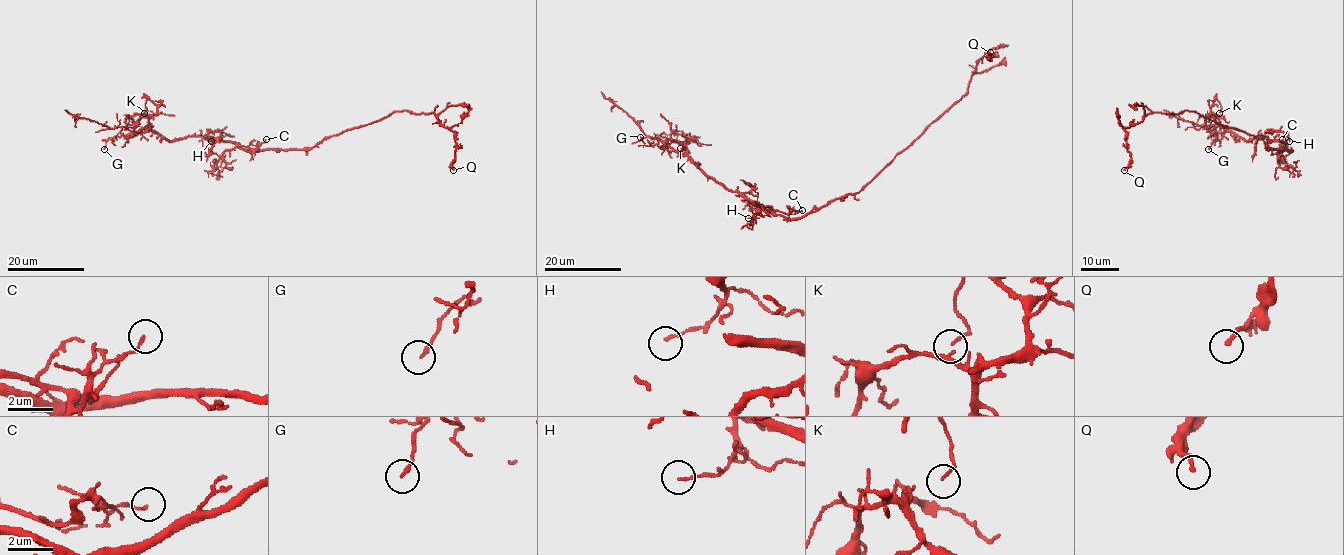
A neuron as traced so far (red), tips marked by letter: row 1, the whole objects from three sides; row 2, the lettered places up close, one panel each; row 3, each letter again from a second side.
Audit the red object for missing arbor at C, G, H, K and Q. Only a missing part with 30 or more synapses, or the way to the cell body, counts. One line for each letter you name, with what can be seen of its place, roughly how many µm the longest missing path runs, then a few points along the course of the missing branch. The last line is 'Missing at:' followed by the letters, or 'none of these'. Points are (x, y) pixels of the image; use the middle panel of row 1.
Missing at: none of these

